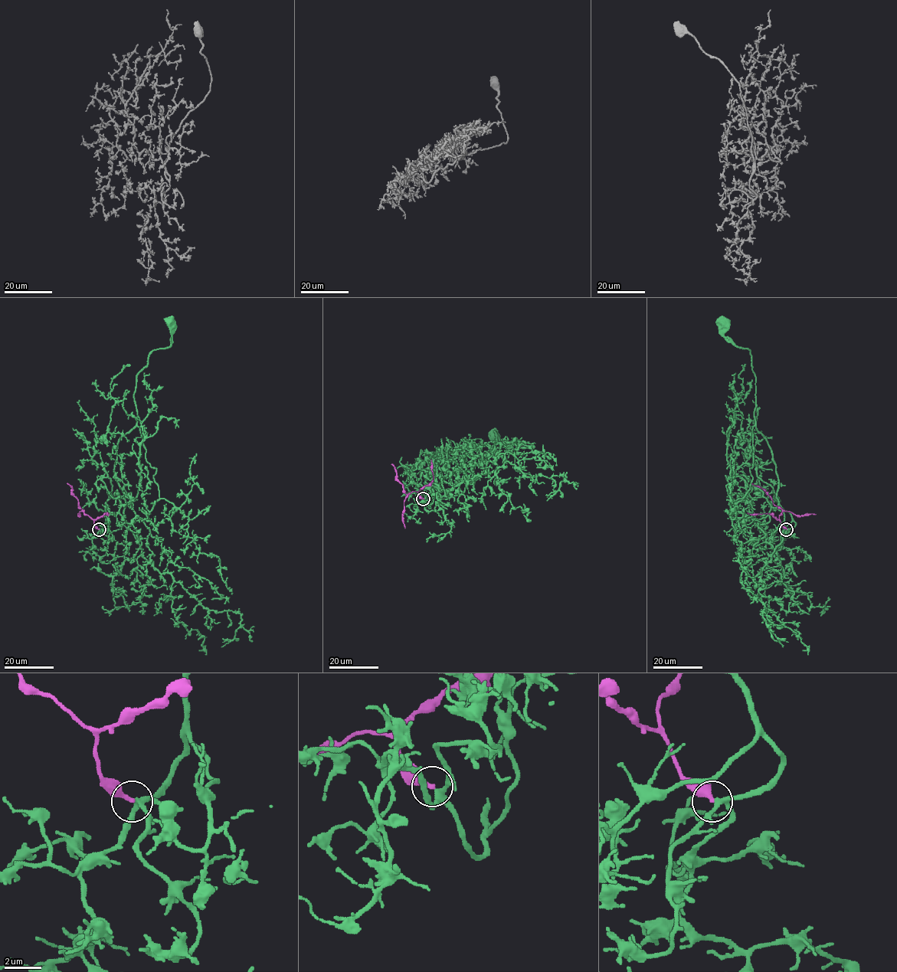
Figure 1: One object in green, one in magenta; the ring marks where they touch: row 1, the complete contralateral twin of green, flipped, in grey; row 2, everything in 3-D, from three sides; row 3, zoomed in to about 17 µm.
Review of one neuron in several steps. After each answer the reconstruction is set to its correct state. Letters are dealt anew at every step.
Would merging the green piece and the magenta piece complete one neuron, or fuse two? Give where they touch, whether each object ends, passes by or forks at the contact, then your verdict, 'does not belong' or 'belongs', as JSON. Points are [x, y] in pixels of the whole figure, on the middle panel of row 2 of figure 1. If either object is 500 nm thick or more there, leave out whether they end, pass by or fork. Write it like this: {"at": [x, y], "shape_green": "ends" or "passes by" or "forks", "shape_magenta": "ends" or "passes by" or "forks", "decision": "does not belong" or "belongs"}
{"at": [423, 499], "shape_green": "forks", "shape_magenta": "ends", "decision": "does not belong"}

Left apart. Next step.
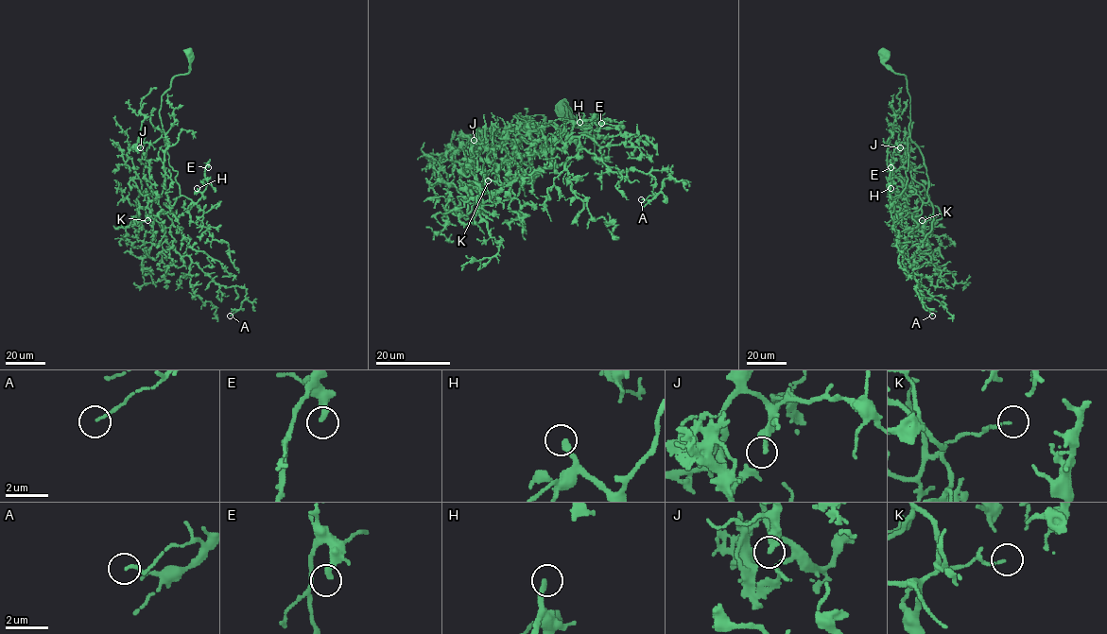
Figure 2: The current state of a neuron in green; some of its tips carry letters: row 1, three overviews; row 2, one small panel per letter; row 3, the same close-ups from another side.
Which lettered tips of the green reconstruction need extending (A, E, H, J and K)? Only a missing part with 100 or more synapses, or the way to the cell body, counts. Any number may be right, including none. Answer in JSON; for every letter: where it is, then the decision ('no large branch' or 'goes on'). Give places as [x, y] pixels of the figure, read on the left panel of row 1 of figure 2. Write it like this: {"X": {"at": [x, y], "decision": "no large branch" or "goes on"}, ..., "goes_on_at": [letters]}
{"A": {"at": [230, 316], "decision": "no large branch"}, "E": {"at": [208, 167], "decision": "no large branch"}, "H": {"at": [197, 188], "decision": "goes on"}, "J": {"at": [140, 147], "decision": "no large branch"}, "K": {"at": [147, 220], "decision": "no large branch"}, "goes_on_at": ["H"]}

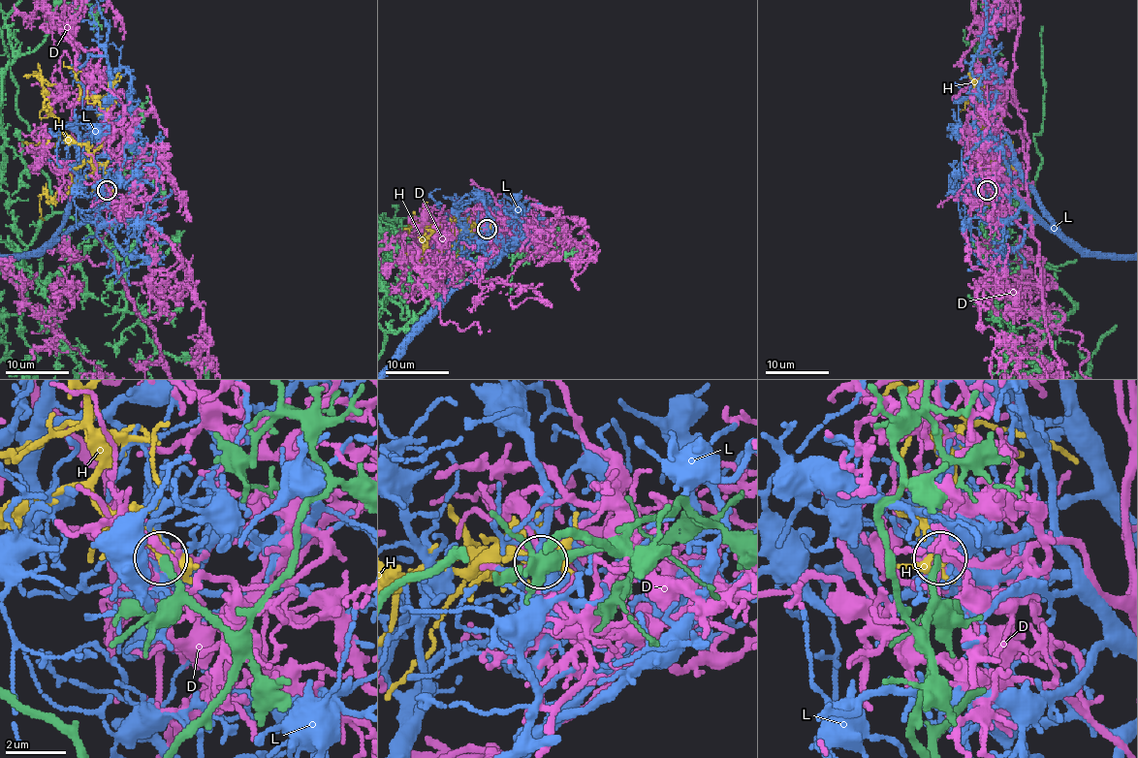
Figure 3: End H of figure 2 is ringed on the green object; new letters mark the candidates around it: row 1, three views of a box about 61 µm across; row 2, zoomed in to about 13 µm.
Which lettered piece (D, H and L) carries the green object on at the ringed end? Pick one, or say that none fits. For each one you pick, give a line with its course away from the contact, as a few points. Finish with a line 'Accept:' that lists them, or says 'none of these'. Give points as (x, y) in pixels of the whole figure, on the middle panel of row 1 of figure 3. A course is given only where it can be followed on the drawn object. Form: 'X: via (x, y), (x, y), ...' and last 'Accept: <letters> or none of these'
H: via (487, 227), (472, 231), (472, 226), (482, 229), (487, 226), (482, 216), (462, 224), (456, 218), (443, 223)
Accept: H

